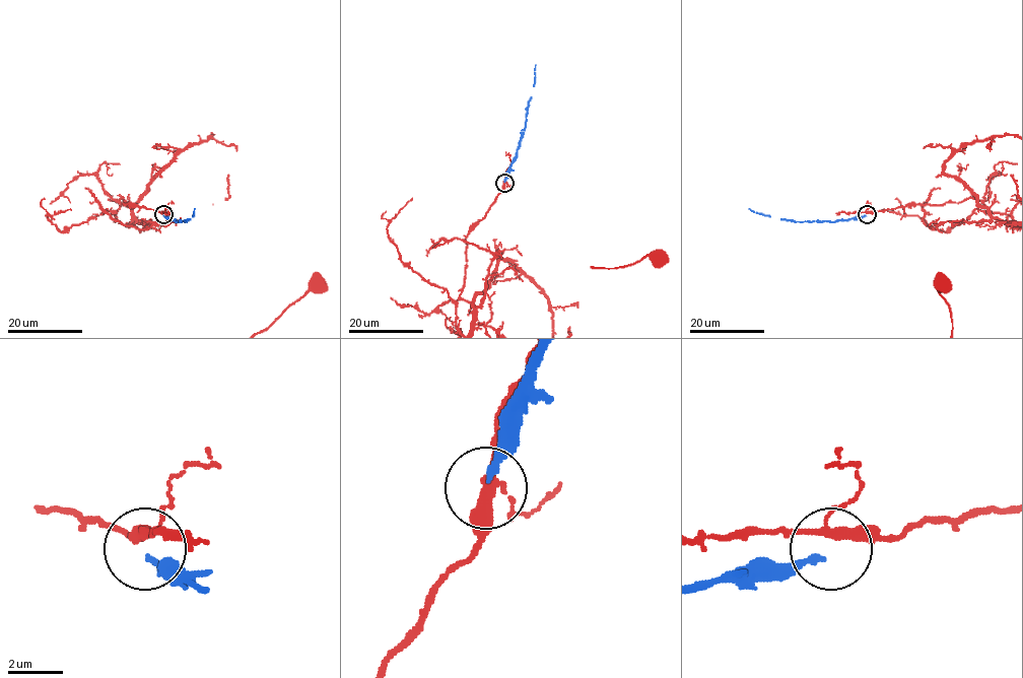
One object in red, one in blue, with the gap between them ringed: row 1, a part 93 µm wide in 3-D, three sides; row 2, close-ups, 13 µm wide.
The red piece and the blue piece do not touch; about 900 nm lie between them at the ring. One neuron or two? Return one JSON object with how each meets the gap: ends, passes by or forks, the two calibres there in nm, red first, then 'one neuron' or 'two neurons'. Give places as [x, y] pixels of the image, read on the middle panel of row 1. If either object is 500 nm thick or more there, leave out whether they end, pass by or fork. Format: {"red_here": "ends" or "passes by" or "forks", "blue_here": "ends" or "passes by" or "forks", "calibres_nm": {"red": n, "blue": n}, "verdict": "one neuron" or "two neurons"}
{"red_here": "forks", "blue_here": "ends", "calibres_nm": {"red": 320, "blue": 200}, "verdict": "two neurons"}

